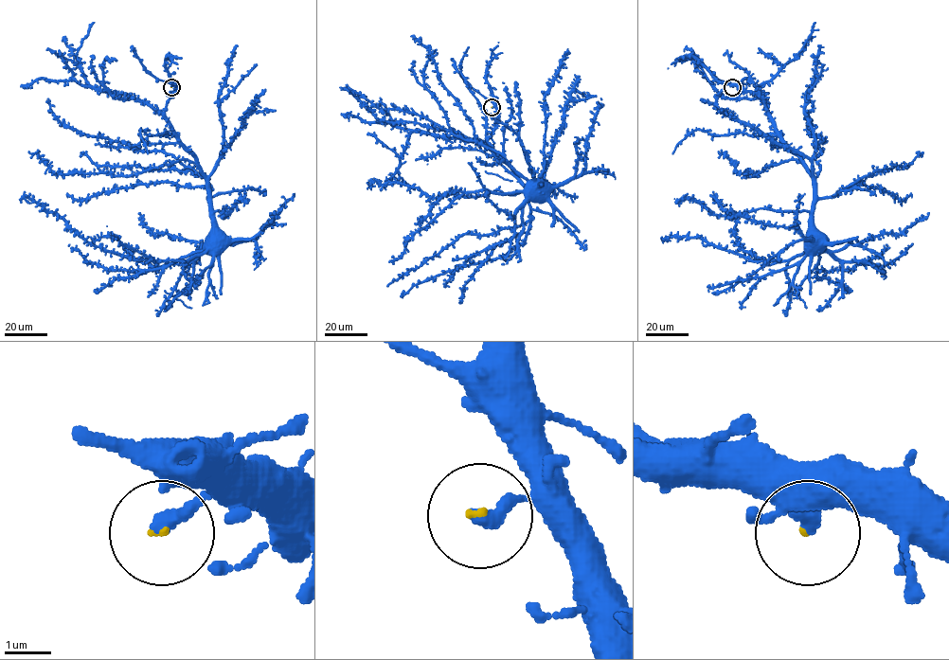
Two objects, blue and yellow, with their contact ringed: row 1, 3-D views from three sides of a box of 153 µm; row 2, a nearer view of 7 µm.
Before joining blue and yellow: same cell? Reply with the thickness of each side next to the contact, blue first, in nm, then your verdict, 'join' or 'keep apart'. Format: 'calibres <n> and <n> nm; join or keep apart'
calibres 360 and 50 nm; join

